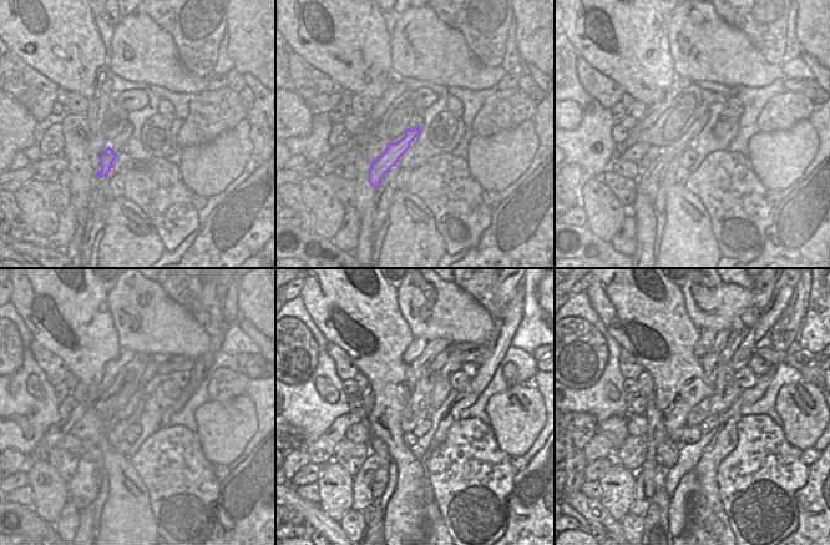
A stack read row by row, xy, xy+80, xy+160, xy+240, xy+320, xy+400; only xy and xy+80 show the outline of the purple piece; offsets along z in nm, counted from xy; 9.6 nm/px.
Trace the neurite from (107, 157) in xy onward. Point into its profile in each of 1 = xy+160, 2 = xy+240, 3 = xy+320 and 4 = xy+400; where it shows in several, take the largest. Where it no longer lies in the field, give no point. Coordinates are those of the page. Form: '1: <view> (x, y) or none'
1: xy+160 (651, 178)
2: xy+240 (84, 487)
3: xy+320 (370, 482)
4: xy+400 (782, 293)

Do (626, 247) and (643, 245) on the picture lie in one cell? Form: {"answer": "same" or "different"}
{"answer": "different"}

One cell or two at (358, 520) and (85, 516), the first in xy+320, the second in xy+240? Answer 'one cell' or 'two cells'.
two cells

